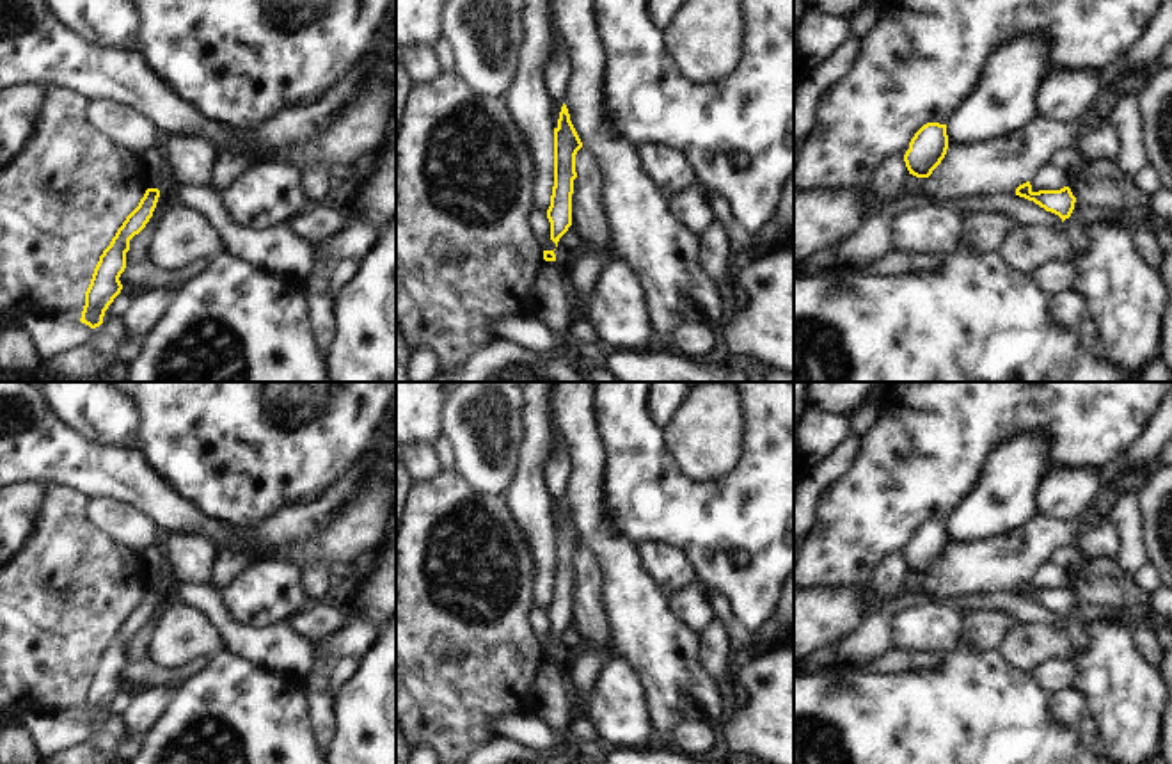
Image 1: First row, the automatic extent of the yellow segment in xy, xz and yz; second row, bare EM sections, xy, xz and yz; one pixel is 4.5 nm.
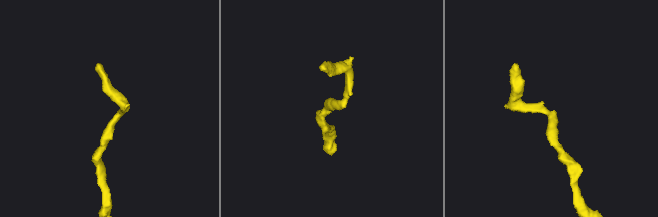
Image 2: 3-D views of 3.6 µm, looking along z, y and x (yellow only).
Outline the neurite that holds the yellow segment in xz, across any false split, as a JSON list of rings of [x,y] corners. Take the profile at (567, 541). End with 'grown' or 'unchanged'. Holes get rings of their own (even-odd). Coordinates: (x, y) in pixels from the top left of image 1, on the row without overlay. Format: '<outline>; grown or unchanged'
[[[563,501],[558,524],[554,526],[554,585],[547,617],[550,620],[550,638],[556,641],[572,624],[572,592],[575,570],[575,553],[582,540],[570,519]]]; unchanged

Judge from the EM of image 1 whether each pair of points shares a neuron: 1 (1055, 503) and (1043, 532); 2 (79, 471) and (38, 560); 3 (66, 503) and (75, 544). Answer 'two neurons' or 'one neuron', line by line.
1: two neurons
2: two neurons
3: one neuron

